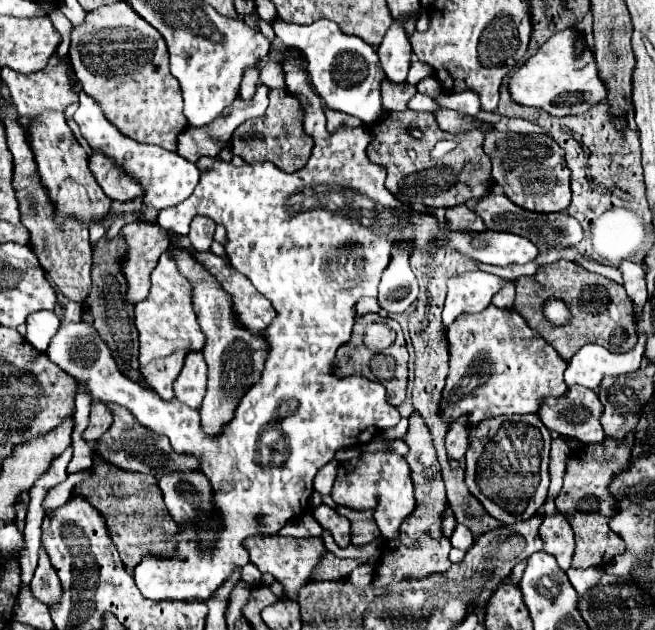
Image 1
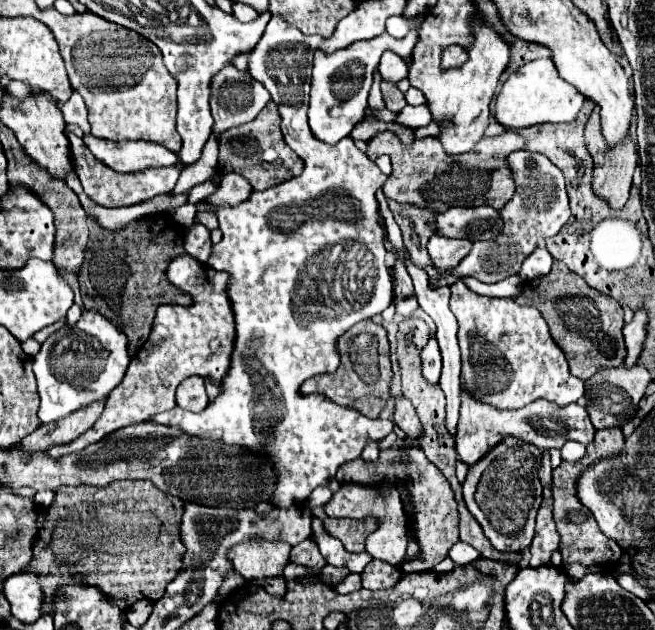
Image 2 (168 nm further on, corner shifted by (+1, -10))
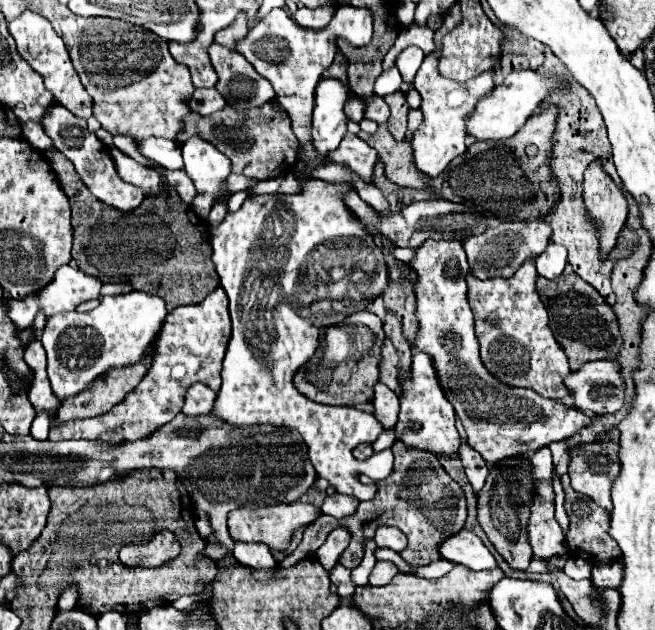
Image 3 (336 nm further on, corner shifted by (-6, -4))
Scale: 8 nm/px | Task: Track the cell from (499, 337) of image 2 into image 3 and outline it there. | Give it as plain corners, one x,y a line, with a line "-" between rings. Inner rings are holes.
527,260
527,264
523,264
523,268
519,268
519,272
515,272
511,278
479,280
471,274
467,276
469,304
475,314
481,360
501,382
507,382
509,386
531,388
545,398
561,400
563,404
571,406
571,394
563,386
563,378
571,370
567,356
551,334
549,314
535,290
537,278
539,274
535,270
535,260

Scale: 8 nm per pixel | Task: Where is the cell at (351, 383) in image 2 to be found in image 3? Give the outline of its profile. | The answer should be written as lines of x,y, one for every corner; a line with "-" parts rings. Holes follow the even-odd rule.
363,310
363,312
355,312
351,314
347,320
329,326
325,330
325,338
323,338
323,354
327,354
327,360
333,360
333,364
337,364
333,368
333,376
331,376
331,384
325,388
317,388
315,386
315,358
311,358
311,362
307,362
305,366
299,368
299,372
295,372
295,388
299,388
299,392
307,398
311,398
313,402
321,402
321,404
335,404
335,406
351,406
351,404
363,404
363,402
371,402
373,400
373,386
379,380
379,354
381,354
381,346
383,346
383,322
381,318
377,318
375,314

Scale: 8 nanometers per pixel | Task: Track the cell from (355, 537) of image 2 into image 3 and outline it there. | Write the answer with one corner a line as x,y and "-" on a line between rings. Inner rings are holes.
395,442
391,450
395,454
395,468
389,478
377,482
379,490
373,500
361,502
353,516
337,520
321,514
313,524
305,528
305,538
309,540
311,530
331,530
337,526
347,526
353,534
353,540
350,540
349,546
339,558
339,563
347,569
354,569
361,564
363,538
365,536
373,538
379,524
393,524
407,536
408,544
400,555
413,566
425,566
433,560
439,560
441,558
437,554
439,542
457,534
465,524
467,508
465,508
463,490
455,480
451,480
451,476
443,470
439,460
431,456
431,452
407,448
401,442

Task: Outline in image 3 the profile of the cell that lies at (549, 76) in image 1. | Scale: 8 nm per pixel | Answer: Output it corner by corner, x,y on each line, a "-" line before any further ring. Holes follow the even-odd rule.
521,70
509,74
501,84
497,84
479,104
475,104
475,112
467,118
467,134
475,140
501,140
511,138
525,122
527,118
539,108
541,100
549,96
549,90
555,86
555,78
537,74
533,70

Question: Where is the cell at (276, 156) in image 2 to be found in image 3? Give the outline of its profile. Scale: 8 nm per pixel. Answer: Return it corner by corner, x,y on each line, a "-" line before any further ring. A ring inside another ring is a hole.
263,104
249,112
237,112
231,106
225,106
223,110
199,116
199,114
187,114
187,120
183,132
175,138
177,144
185,144
193,134
213,144
219,152
223,152
233,162
233,172
245,174
251,178
267,180
275,176
285,176
287,172
295,170
297,164
297,140
291,132
291,118
285,112
275,110
271,104
-
247,132
251,138
247,138

